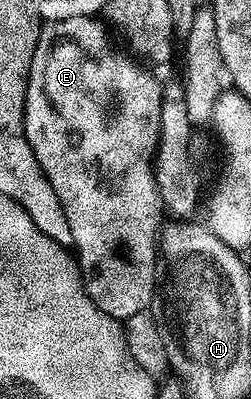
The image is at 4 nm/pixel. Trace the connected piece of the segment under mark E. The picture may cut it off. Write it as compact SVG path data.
M78 16L64 20L49 20L40 27L37 46L33 50L33 62L27 79L23 125L25 126L25 138L37 158L45 178L49 178L49 186L53 186L53 194L57 194L65 218L69 222L71 244L74 255L79 261L79 271L83 273L85 290L93 298L95 304L105 310L105 314L109 314L115 320L125 322L129 318L133 318L133 314L148 311L157 296L157 241L161 235L161 221L164 219L162 216L163 212L165 213L165 205L163 199L159 197L153 161L155 150L159 147L163 84L160 81L155 81L147 73L150 71L142 63L136 62L130 55L124 54L122 51L119 53L111 45L110 38L107 37L108 29L102 23L99 25L97 21L95 16Z

